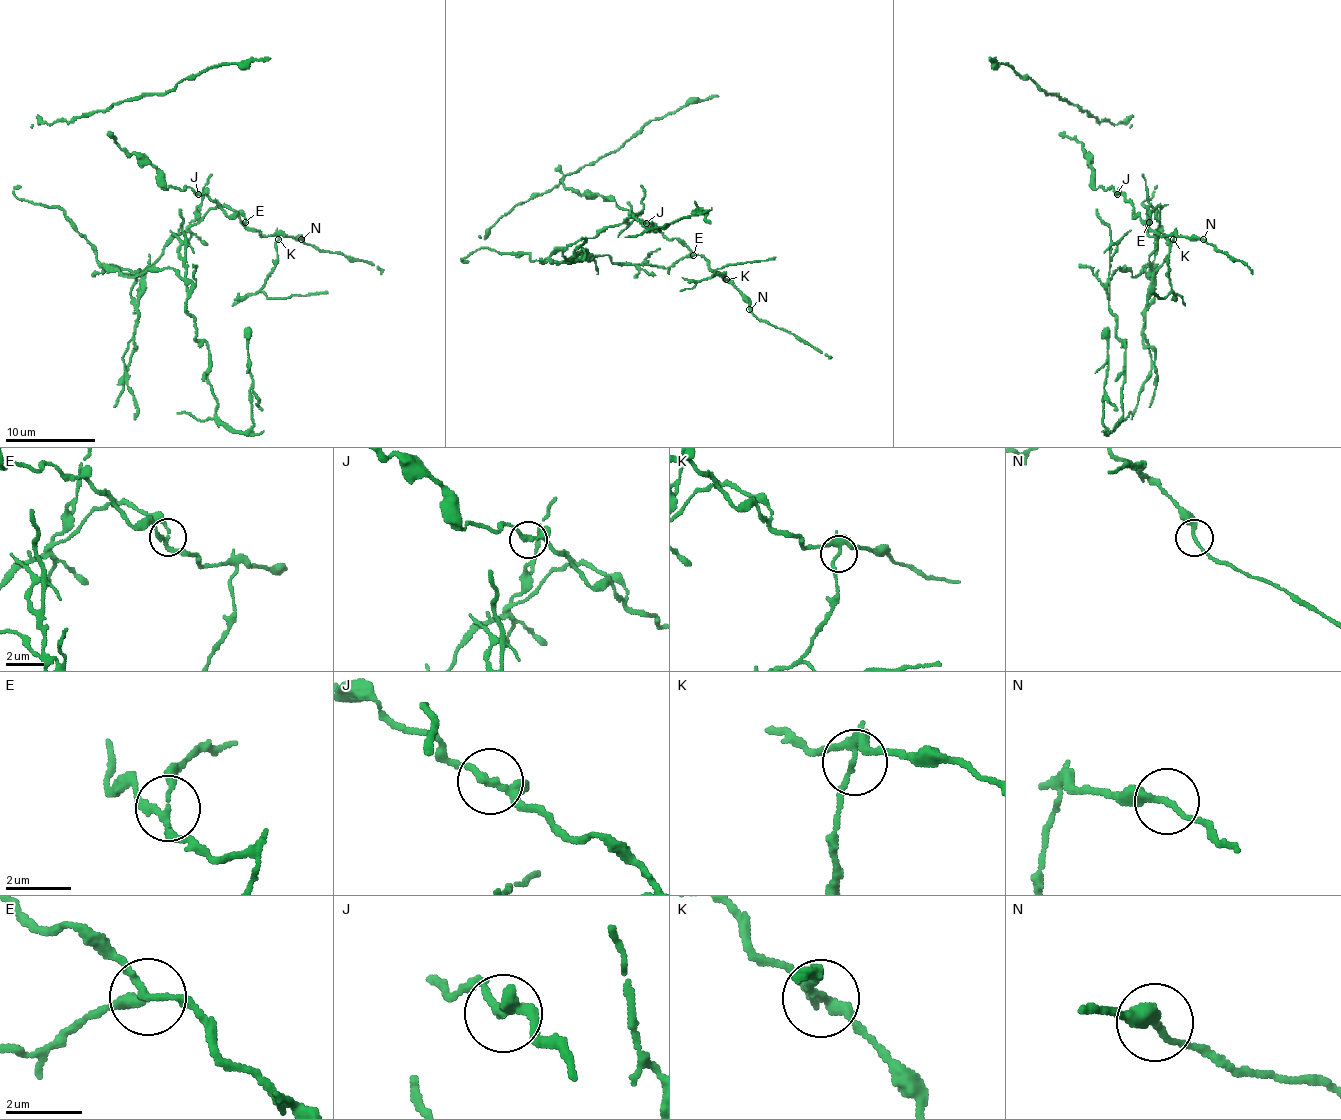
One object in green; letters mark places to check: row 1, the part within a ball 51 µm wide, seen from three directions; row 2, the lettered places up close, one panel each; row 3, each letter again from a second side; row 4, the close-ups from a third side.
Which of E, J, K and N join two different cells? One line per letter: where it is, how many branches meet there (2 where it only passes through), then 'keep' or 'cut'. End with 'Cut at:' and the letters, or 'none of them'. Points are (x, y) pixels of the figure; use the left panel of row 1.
E: at (245, 222); 3 branches meet; cut
J: at (198, 194); 3 branches meet; keep
K: at (278, 239); 3 branches meet; cut
N: at (301, 239); 2 branches meet; keep
Cut at: E, K

